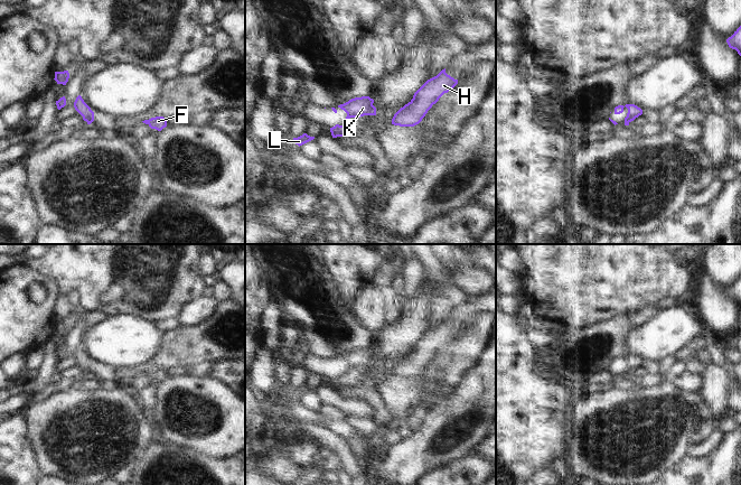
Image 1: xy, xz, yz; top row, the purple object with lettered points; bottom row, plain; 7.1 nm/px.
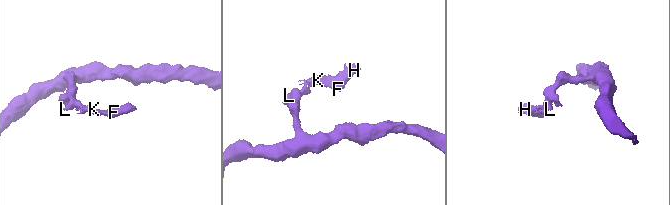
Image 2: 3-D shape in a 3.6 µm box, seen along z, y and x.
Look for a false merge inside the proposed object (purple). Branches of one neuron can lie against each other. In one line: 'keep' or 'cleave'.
cleave

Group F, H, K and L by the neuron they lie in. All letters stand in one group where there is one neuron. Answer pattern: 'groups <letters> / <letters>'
groups F H K / L

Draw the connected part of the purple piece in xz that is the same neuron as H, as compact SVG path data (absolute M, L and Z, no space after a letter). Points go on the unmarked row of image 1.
M442 320L437 327L428 330L413 346L413 349L401 358L393 367L392 375L400 377L414 377L425 367L428 362L439 349L458 335Z

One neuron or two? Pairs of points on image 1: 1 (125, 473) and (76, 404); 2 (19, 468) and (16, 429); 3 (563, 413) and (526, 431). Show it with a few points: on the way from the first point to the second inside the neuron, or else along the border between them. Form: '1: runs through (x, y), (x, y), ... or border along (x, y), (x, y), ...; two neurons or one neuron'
1: border along (132, 460), (114, 473); two neurons
2: runs through (16, 458), (16, 439); one neuron
3: runs through (554, 413), (544, 413), (535, 422); one neuron

